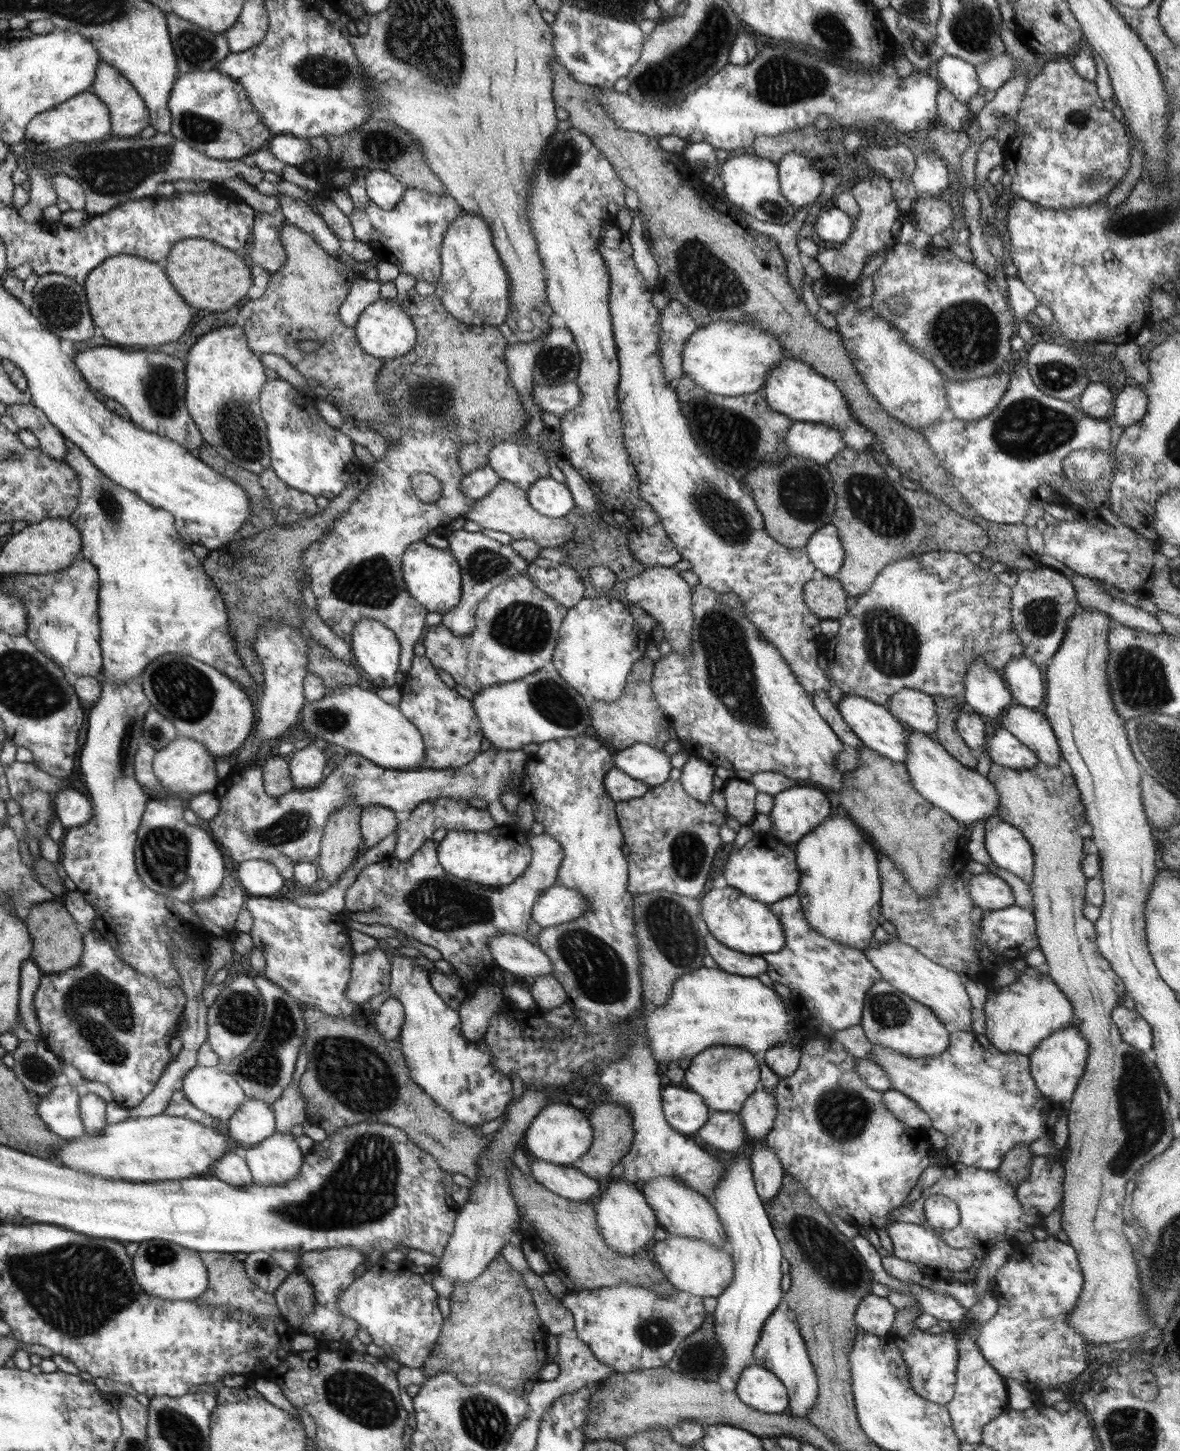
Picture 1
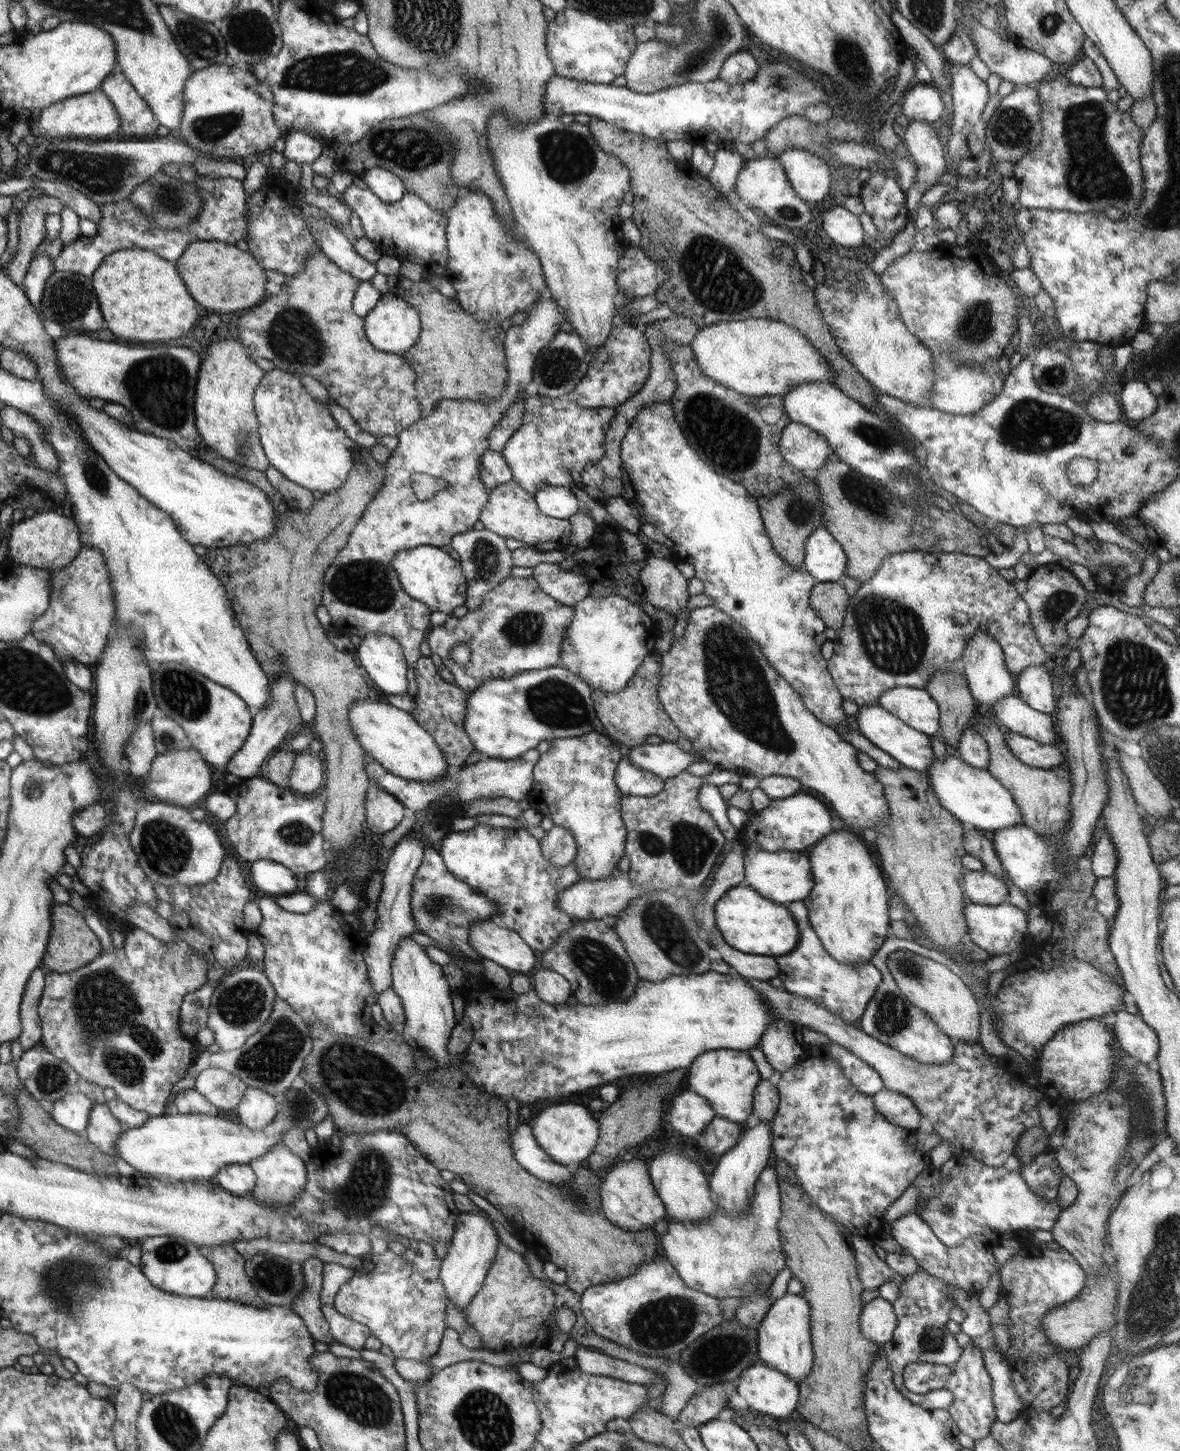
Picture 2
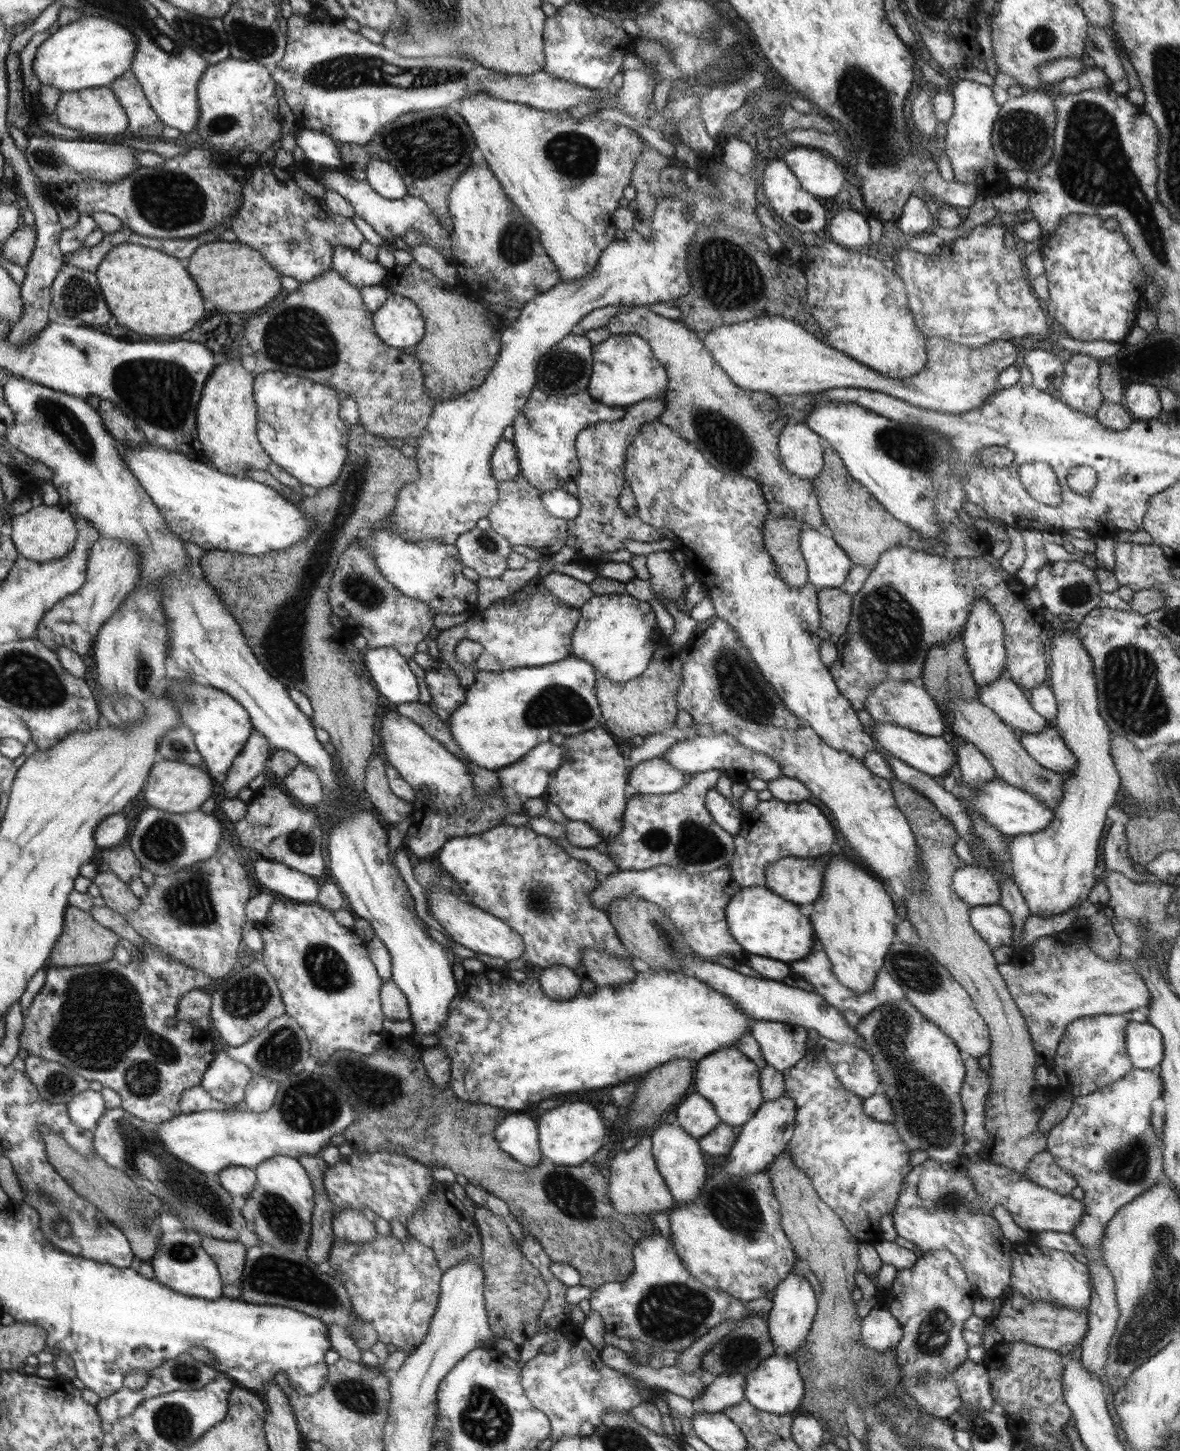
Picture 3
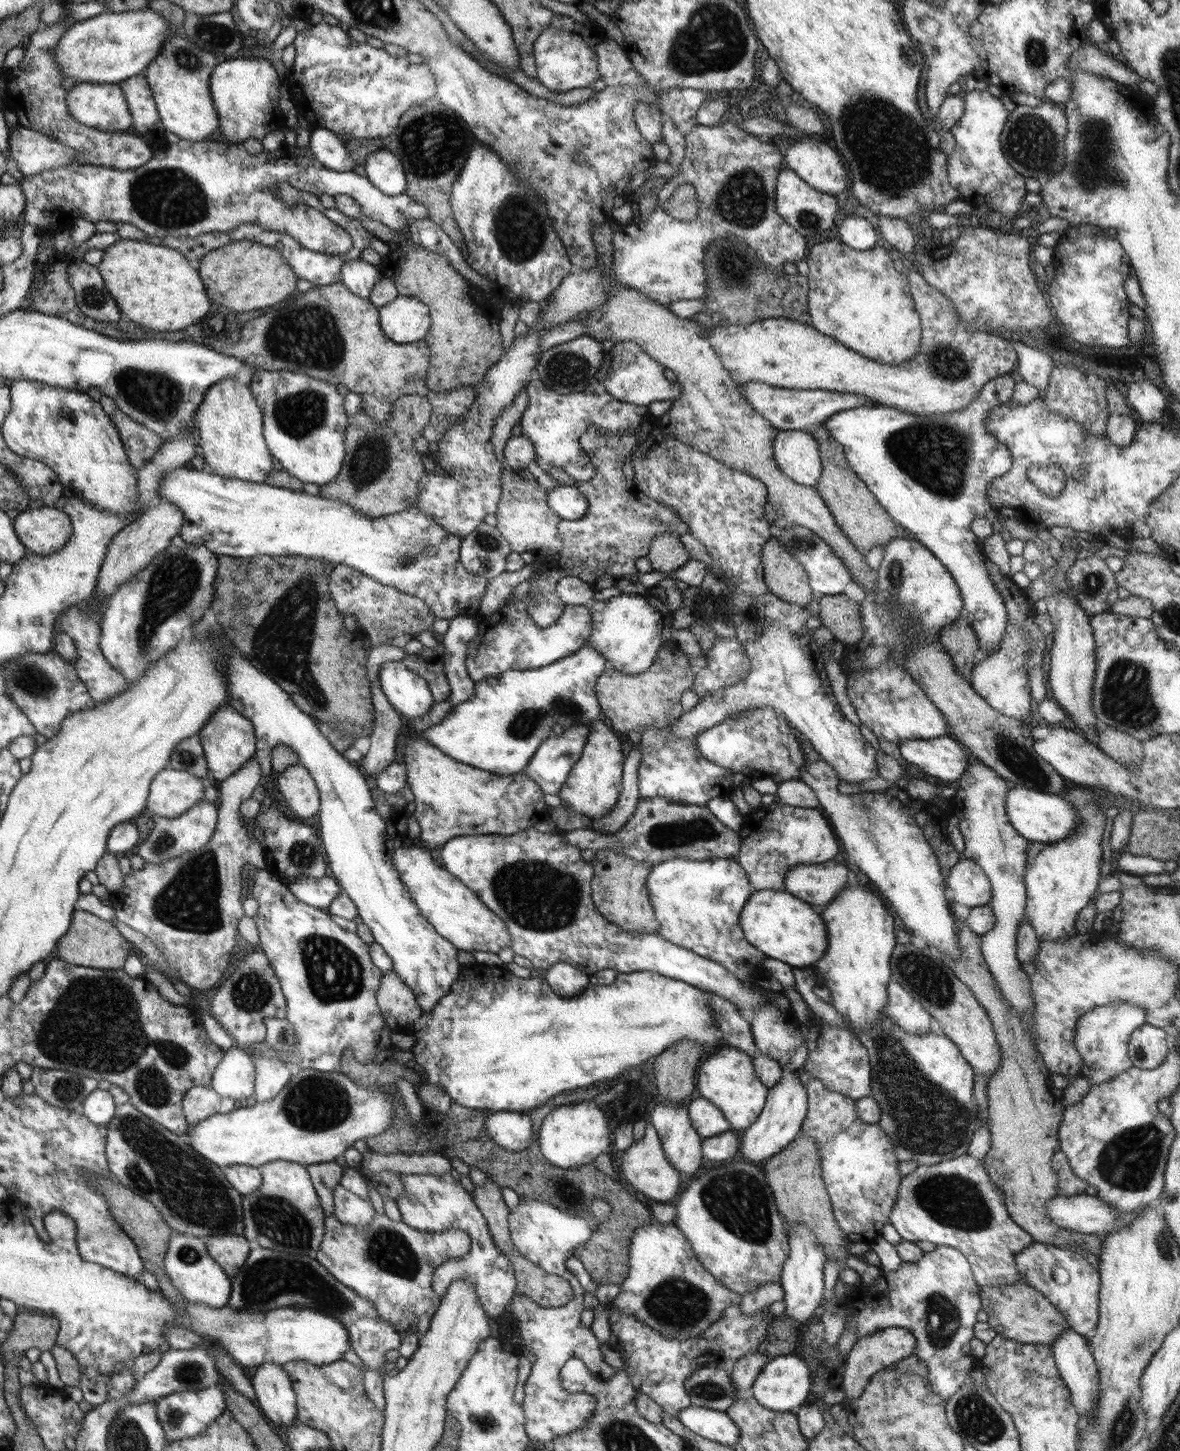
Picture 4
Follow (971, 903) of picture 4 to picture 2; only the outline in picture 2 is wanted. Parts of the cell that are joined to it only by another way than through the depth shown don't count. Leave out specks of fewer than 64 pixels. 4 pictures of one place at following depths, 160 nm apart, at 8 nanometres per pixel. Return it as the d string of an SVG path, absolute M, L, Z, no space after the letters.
M966 870L961 878L966 901L986 906L1006 903L1009 898L1007 884L986 870Z

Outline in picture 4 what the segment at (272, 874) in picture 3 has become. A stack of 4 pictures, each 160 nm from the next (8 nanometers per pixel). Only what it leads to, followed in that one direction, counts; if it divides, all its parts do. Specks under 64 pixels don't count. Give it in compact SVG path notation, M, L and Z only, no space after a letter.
M302 875L286 885L304 904L325 910L332 899L342 892L338 881L330 875L319 879Z

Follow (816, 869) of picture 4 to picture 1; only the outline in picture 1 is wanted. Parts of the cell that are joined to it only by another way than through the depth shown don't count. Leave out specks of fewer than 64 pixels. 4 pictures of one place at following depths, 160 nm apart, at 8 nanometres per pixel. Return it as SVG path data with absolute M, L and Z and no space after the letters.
M762 840L732 849L722 867L722 876L728 882L728 887L737 888L742 894L768 905L796 893L799 883L799 872L792 847L783 846L781 849L772 850Z

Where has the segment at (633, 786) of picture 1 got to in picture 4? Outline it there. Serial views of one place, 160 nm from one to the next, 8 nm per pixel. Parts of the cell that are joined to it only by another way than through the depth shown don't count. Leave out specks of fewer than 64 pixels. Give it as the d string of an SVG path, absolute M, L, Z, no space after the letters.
M674 721L664 728L649 726L641 733L641 743L636 744L643 752L637 772L640 799L664 797L669 801L685 805L705 805L715 796L730 798L735 788L743 789L730 780L732 774L736 772L712 764L699 754L695 743L696 736L673 738L671 734L673 726Z

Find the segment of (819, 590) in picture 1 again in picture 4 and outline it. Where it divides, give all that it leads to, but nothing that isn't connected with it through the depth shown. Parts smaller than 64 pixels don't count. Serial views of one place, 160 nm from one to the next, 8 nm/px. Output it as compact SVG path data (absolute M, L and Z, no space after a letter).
M845 593L819 595L820 619L836 641L848 645L856 644L863 637L860 602Z

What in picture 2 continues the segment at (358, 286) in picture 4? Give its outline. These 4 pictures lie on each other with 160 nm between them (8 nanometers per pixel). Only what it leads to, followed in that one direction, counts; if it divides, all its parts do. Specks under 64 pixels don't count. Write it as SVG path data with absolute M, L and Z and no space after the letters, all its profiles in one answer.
M312 219L309 222L310 232L320 251L326 253L338 268L349 272L361 281L370 281L377 273L377 265L362 258L344 233L324 219Z

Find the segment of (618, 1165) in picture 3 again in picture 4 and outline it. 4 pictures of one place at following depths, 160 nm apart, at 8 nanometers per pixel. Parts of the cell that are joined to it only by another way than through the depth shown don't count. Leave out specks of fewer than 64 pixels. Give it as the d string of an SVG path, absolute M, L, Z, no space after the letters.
M654 1105L647 1106L643 1115L646 1121L646 1128L643 1138L635 1141L630 1148L622 1151L622 1160L620 1160L621 1177L626 1180L626 1184L630 1184L636 1192L644 1194L648 1198L648 1202L664 1202L670 1203L670 1198L676 1198L680 1194L680 1178L681 1175L676 1169L670 1166L666 1154L662 1150L662 1143L659 1141L657 1130L650 1122L650 1115L654 1110Z

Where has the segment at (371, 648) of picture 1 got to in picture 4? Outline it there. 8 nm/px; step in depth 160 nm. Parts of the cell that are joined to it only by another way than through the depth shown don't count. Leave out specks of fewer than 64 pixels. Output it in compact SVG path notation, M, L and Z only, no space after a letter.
M402 661L379 666L378 681L388 702L408 718L422 718L434 704L428 683Z

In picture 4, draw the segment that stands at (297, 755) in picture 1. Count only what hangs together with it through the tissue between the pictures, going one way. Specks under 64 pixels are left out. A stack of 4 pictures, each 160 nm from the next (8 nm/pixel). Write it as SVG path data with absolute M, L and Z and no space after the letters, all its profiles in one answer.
M290 766L278 776L278 790L298 820L310 818L321 808L320 789L307 767Z

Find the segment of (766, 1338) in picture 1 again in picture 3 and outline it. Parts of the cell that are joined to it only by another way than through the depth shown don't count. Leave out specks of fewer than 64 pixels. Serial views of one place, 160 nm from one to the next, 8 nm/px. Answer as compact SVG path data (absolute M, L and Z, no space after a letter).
M791 1273L773 1290L772 1310L769 1311L768 1332L774 1345L774 1355L794 1357L798 1349L804 1344L809 1335L815 1314L817 1313L818 1300L816 1292L807 1279L802 1275Z

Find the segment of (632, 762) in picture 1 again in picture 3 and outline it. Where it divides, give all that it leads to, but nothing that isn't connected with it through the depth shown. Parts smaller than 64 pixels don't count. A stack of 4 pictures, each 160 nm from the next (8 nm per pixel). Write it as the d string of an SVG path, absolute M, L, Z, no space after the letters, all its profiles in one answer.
M727 732L713 734L712 736L696 734L670 745L670 748L663 752L662 757L672 765L672 768L680 772L687 772L688 774L708 772L709 770L722 770L728 777L732 778L737 770L742 770L744 772L753 772L756 778L761 778L765 781L774 780L783 775L777 762L774 762L765 754L756 753L750 748L745 748L743 744L740 744Z

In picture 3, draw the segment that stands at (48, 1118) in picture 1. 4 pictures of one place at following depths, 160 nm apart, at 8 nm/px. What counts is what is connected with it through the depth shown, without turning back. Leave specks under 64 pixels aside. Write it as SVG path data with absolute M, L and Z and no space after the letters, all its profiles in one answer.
M90 1089L74 1097L66 1106L70 1120L86 1130L94 1130L107 1110L101 1092Z

